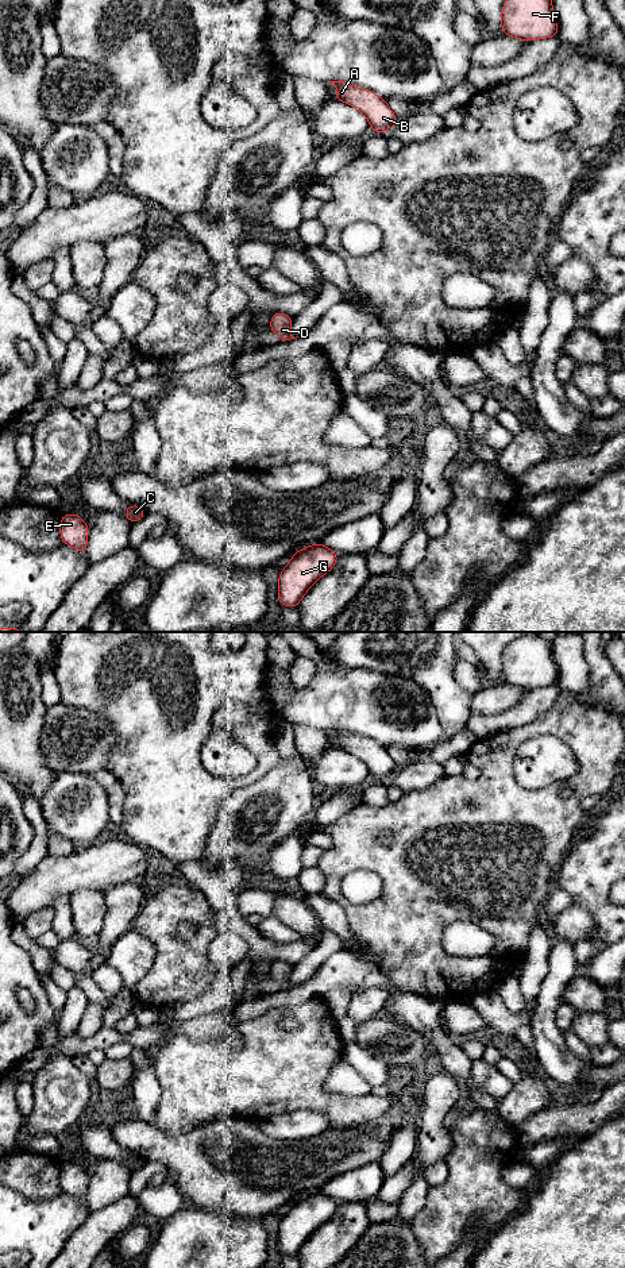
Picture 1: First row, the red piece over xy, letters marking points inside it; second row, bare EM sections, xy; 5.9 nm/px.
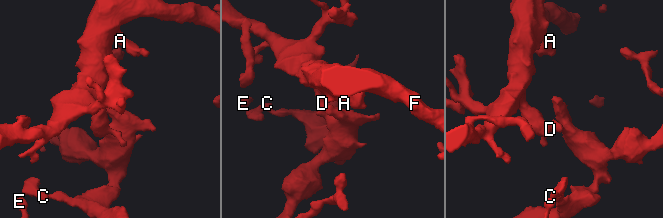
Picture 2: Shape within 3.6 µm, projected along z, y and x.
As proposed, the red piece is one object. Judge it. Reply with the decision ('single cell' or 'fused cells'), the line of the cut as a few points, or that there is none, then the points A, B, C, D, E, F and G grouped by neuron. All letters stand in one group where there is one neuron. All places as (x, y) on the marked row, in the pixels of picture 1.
single cell; no cut; A B C D E F G

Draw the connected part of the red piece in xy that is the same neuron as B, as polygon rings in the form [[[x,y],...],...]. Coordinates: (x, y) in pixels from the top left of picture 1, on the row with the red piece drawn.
[[[331,81],[336,86],[335,100],[347,103],[366,116],[370,123],[371,131],[385,132],[398,122],[394,112],[387,105],[386,99],[379,97],[377,93],[356,88],[344,81]]]

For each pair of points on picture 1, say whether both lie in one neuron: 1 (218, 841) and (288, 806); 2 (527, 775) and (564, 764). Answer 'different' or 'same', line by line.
1: same
2: same

